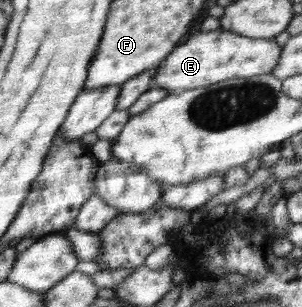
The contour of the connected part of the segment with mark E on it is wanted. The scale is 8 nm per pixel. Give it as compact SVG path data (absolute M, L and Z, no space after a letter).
M213 30L193 34L189 41L175 47L157 68L149 87L162 87L171 93L210 86L226 79L250 78L271 74L277 67L282 48L274 38L250 38L233 30Z

